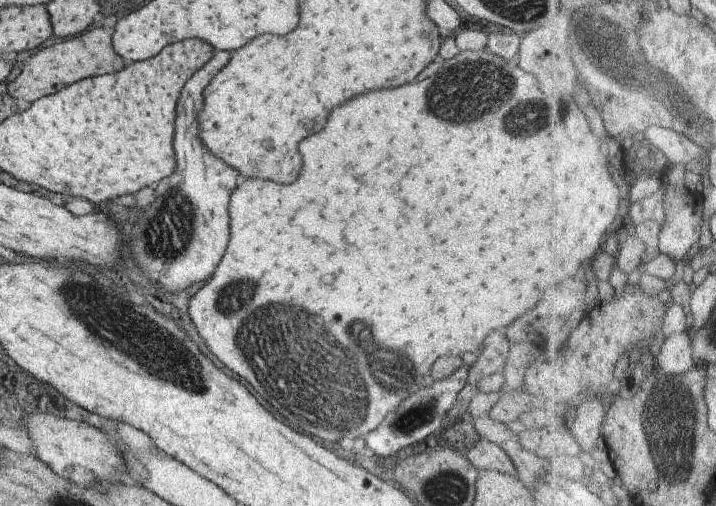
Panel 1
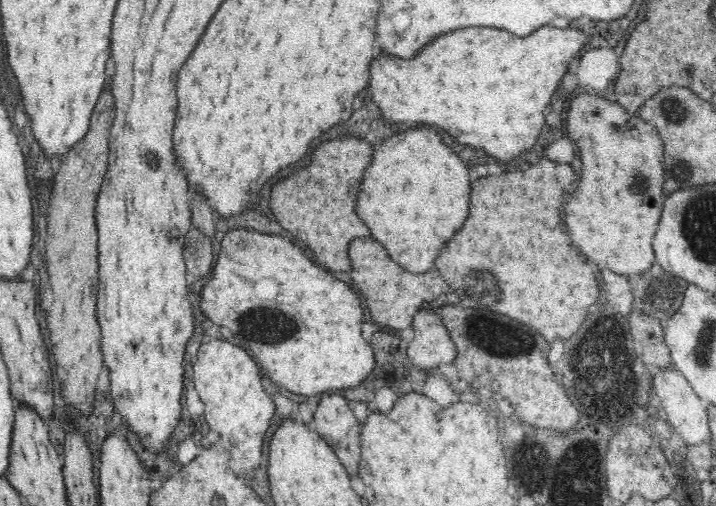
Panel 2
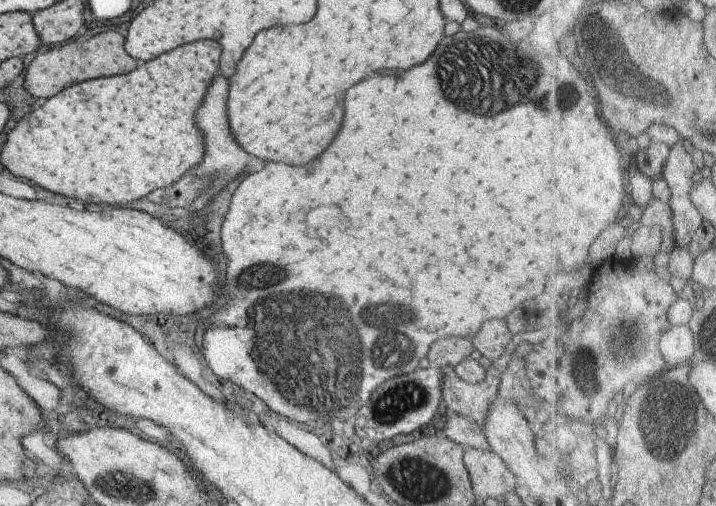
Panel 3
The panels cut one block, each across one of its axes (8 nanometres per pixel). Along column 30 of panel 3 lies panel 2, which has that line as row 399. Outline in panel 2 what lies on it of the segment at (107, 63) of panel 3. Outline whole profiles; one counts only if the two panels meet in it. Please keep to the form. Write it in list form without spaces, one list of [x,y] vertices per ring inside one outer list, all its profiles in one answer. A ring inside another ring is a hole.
[[[110,84],[102,92],[94,114],[90,122],[90,132],[86,134],[84,140],[78,141],[61,158],[60,170],[53,178],[53,189],[50,193],[50,203],[47,207],[47,238],[45,243],[45,263],[52,290],[53,301],[46,310],[47,331],[52,341],[52,354],[54,362],[59,370],[65,373],[59,383],[59,394],[65,406],[72,408],[74,412],[89,418],[93,411],[95,399],[96,383],[98,375],[102,372],[102,353],[100,352],[100,325],[96,316],[96,284],[98,284],[98,263],[97,263],[97,239],[98,233],[94,220],[94,210],[98,190],[102,184],[104,175],[107,172],[109,154],[110,126],[115,116],[114,98],[110,96]],[[66,280],[70,284],[70,290],[60,292],[60,284]]]

